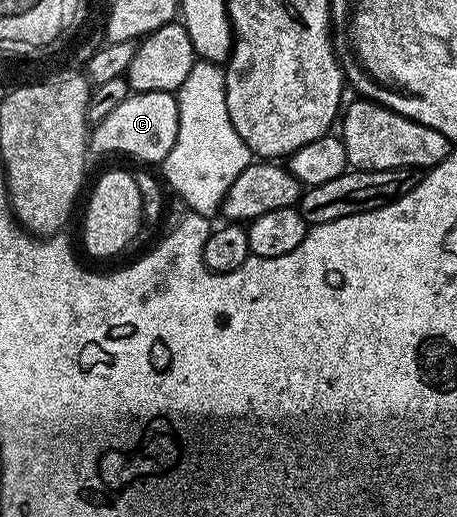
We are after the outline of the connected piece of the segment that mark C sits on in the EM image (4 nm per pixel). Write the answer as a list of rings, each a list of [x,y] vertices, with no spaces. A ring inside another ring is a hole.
[[[166,91],[132,93],[90,129],[90,145],[95,152],[97,149],[100,153],[125,153],[140,161],[156,163],[164,162],[166,155],[170,155],[174,139],[178,139],[178,103],[175,93]]]

